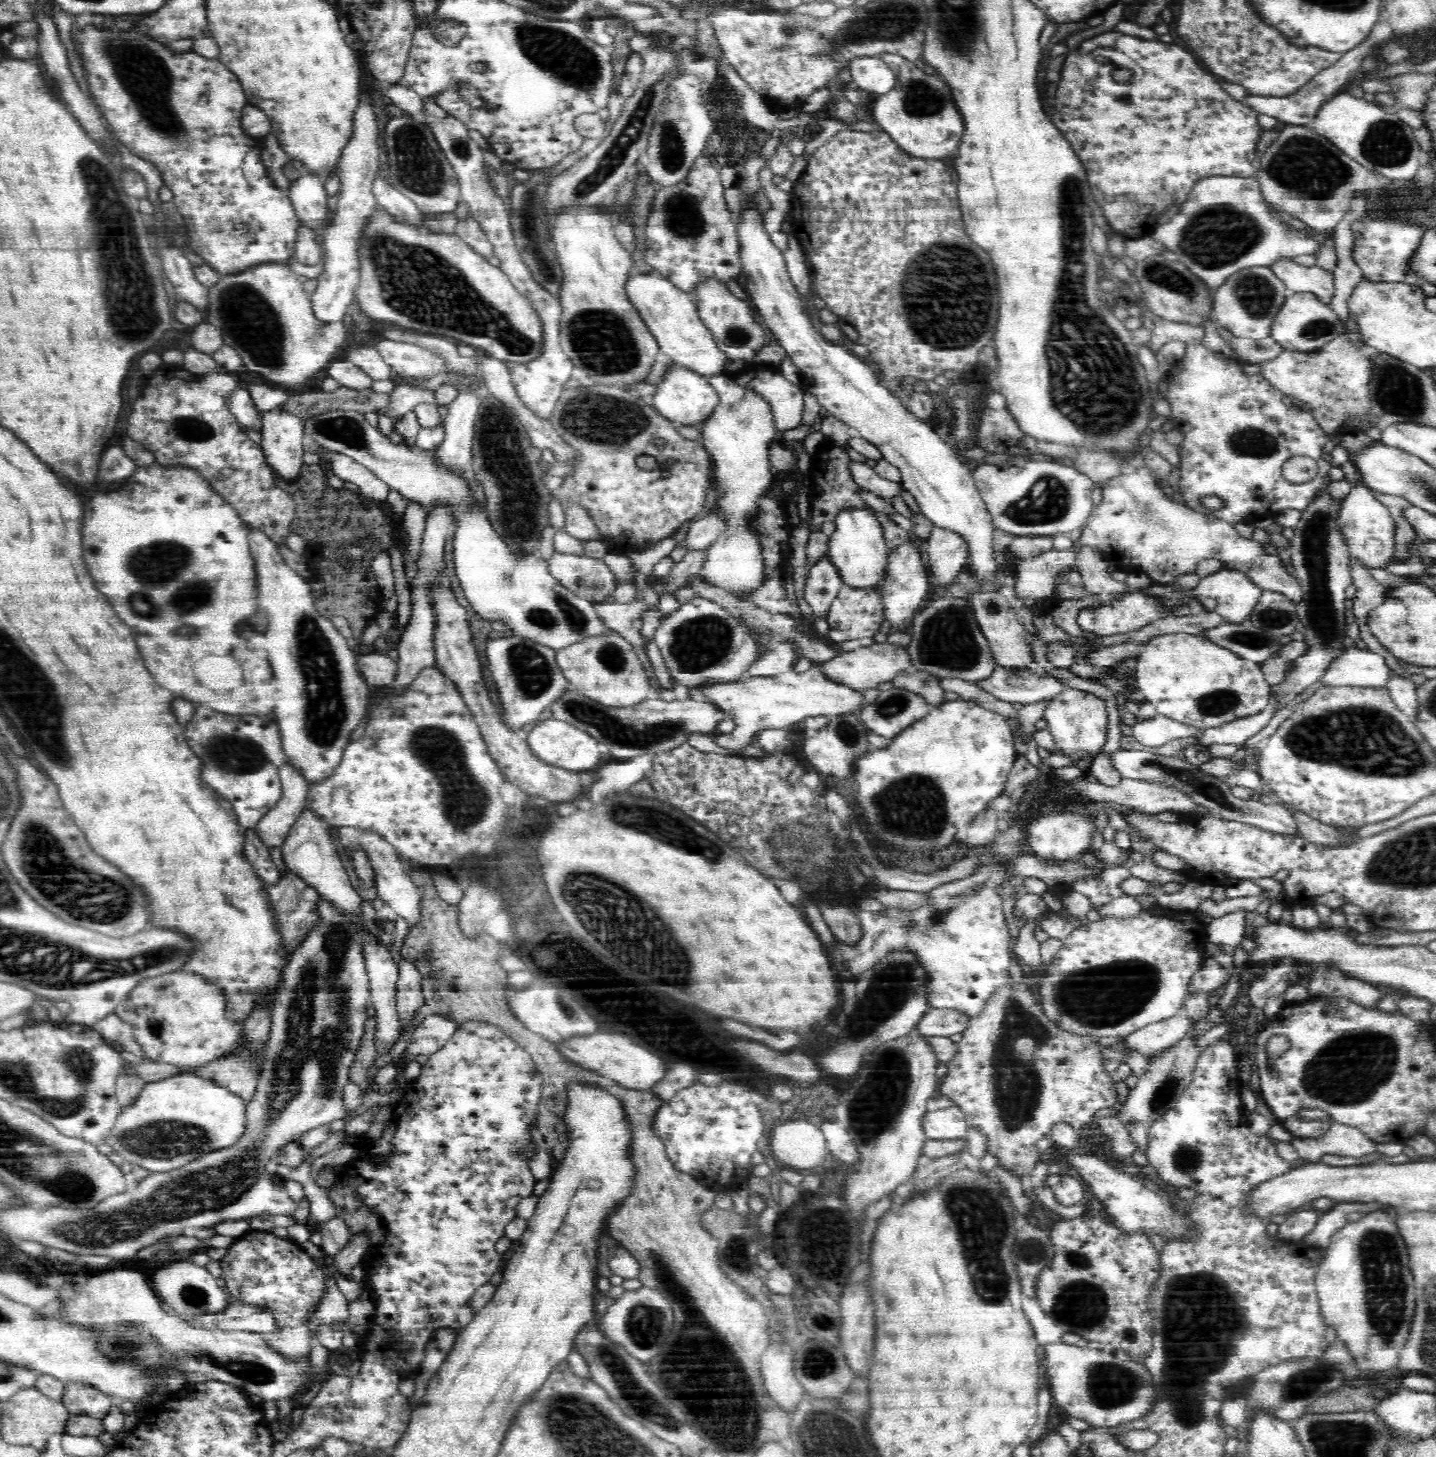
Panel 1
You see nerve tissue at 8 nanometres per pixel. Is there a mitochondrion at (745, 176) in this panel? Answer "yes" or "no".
no

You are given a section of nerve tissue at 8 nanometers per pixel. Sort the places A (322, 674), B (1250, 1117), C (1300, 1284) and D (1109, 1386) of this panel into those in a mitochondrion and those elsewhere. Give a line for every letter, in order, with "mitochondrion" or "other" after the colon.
A: mitochondrion
B: other
C: other
D: mitochondrion

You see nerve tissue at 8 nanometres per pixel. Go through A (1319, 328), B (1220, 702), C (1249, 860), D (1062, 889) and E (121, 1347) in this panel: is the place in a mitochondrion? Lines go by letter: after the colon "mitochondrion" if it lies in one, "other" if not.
A: mitochondrion
B: mitochondrion
C: other
D: other
E: mitochondrion

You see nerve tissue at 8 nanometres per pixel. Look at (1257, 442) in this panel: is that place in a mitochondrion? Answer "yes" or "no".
yes

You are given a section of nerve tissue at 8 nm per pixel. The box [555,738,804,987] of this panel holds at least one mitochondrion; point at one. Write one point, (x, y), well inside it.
(655, 824)

